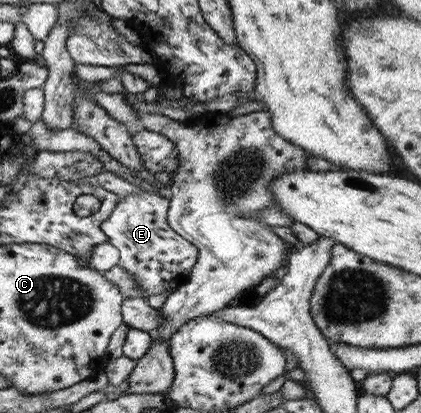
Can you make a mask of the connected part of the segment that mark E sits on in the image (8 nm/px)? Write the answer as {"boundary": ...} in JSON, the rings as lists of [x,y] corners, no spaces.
{"boundary":[[[158,193],[126,194],[116,202],[110,216],[100,224],[107,242],[118,250],[118,266],[138,282],[136,288],[144,300],[149,295],[162,293],[164,289],[174,291],[186,283],[196,263],[198,249],[170,229],[167,223],[168,206],[169,200]]]}

